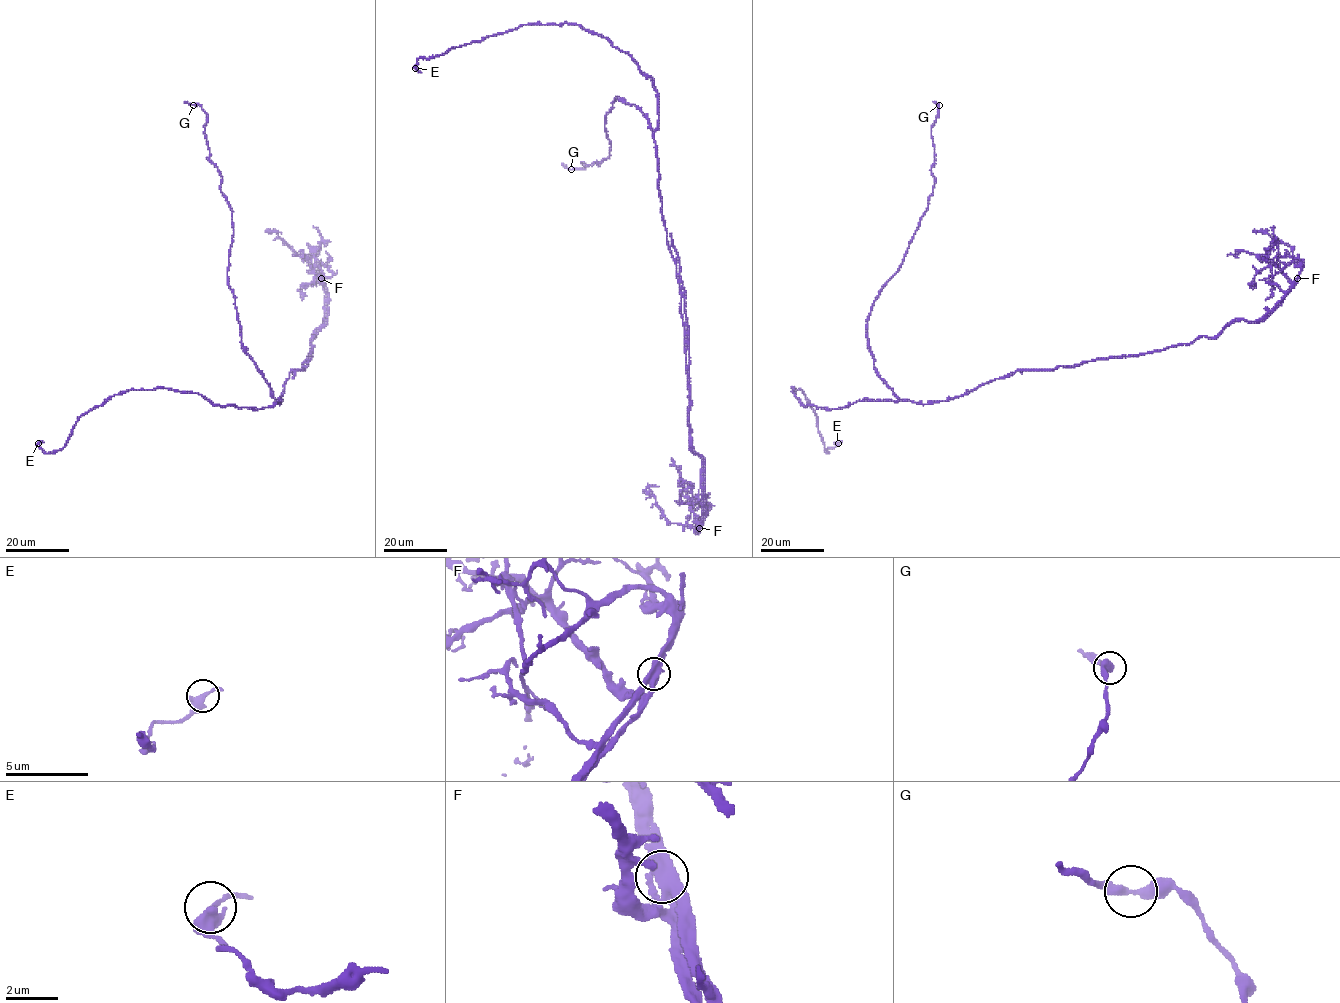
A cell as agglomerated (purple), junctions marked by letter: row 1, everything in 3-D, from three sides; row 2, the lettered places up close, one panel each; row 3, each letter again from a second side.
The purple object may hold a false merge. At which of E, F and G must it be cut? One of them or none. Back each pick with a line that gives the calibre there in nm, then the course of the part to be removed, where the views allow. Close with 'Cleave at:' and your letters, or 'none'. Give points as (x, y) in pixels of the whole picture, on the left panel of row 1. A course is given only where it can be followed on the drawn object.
F: 550 nm thick; foreign part runs (321, 278), (328, 296), (327, 323), (314, 338), (313, 336), (313, 349), (307, 367), (297, 370), (293, 378)
Cleave at: F

